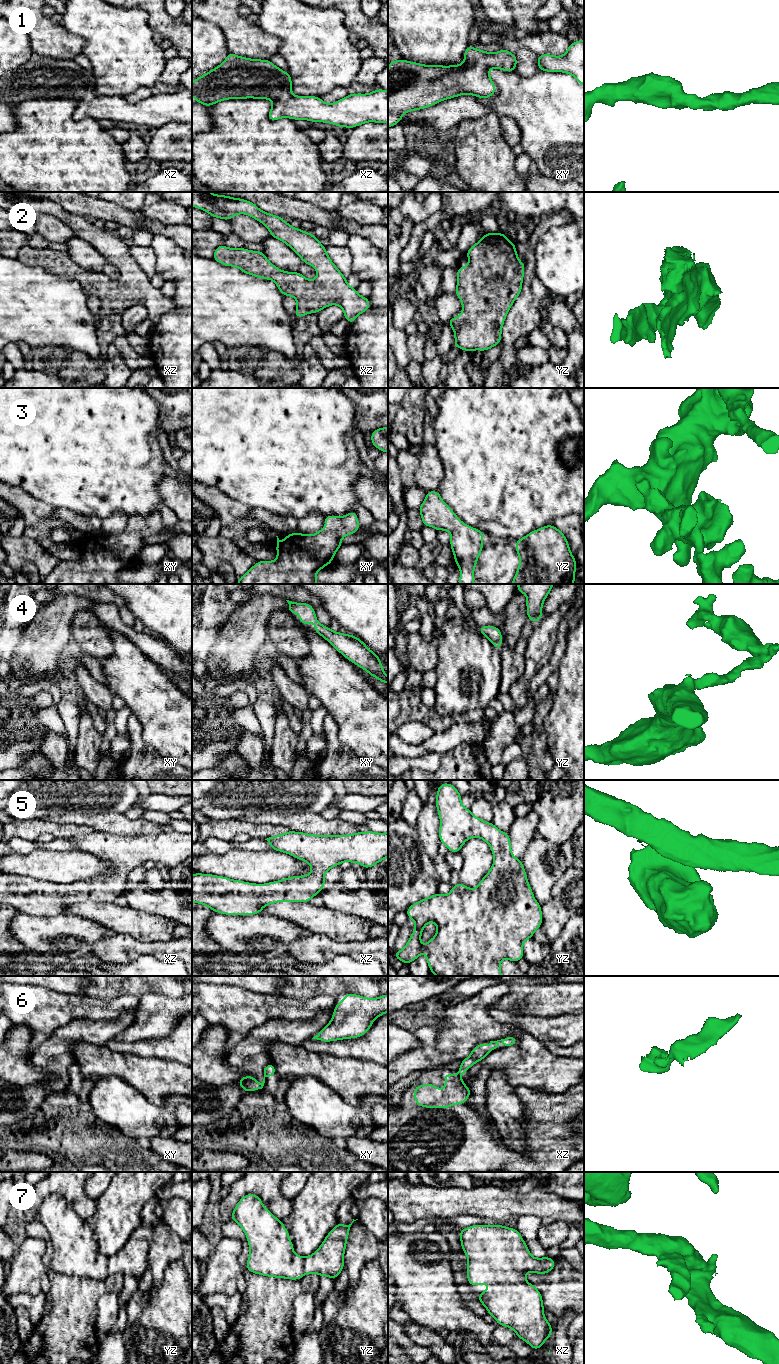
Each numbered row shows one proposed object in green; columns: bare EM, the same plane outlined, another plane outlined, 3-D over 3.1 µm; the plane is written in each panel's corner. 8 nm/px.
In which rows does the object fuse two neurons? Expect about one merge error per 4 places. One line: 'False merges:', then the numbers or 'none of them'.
False merges: 6

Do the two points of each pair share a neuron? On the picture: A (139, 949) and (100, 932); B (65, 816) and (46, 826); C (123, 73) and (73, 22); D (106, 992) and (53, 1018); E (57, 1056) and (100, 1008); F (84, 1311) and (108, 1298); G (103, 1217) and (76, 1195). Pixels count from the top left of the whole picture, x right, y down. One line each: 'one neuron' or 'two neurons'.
A: two neurons
B: two neurons
C: one neuron
D: two neurons
E: two neurons
F: two neurons
G: two neurons

